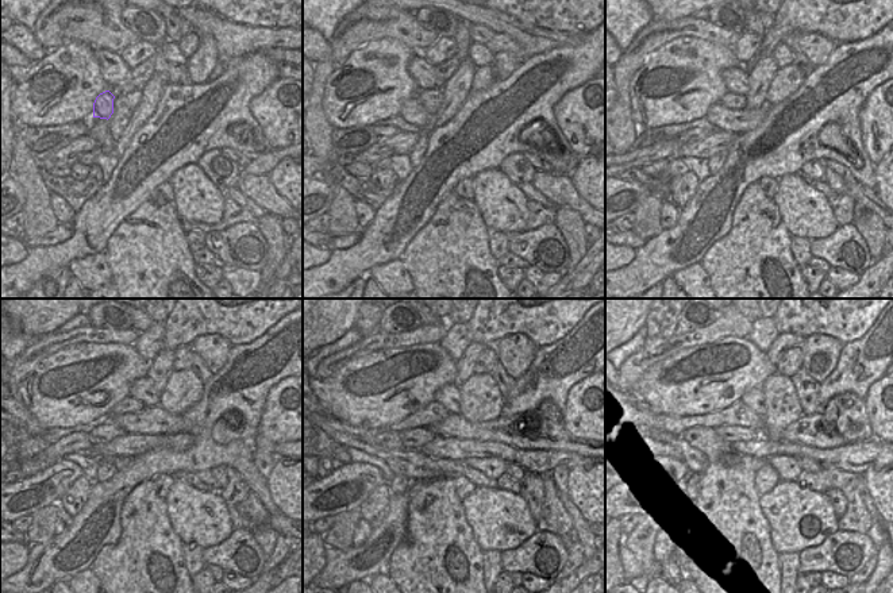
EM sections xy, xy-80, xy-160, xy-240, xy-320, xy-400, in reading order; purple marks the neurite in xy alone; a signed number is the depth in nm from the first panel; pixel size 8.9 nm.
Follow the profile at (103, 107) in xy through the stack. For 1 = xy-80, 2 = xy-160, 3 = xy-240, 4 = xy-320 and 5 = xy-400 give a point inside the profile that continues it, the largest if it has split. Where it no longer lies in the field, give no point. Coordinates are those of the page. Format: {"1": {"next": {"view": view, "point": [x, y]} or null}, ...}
{"1": {"next": {"view": "xy-80", "point": [411, 111]}}, "2": {"next": {"view": "xy-160", "point": [736, 122]}}, "3": {"next": {"view": "xy-240", "point": [154, 420]}}, "4": {"next": {"view": "xy-320", "point": [505, 430]}}, "5": {"next": {"view": "xy-400", "point": [808, 430]}}}

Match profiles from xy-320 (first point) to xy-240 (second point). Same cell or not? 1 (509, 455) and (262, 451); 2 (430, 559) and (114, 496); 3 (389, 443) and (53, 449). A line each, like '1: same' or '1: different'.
1: different
2: different
3: same

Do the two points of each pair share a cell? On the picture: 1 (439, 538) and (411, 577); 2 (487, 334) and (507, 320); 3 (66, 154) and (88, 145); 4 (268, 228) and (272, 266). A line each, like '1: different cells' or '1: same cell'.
1: same cell
2: same cell
3: same cell
4: same cell

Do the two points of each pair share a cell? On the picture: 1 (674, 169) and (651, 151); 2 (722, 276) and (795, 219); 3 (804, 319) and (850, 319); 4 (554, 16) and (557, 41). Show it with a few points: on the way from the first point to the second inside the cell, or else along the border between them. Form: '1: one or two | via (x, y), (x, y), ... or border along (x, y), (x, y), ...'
1: two | border along (674, 156), (669, 161)
2: two | border along (772, 199), (791, 237)
3: one | via (815, 319), (839, 319)
4: two | border along (524, 23), (582, 35)

